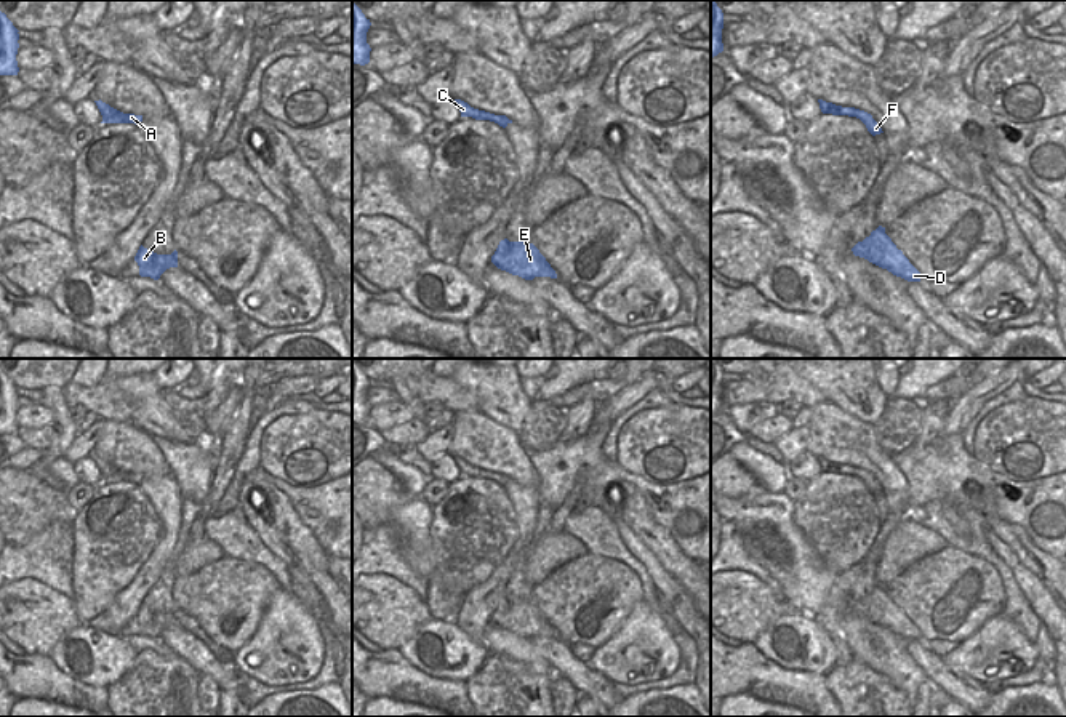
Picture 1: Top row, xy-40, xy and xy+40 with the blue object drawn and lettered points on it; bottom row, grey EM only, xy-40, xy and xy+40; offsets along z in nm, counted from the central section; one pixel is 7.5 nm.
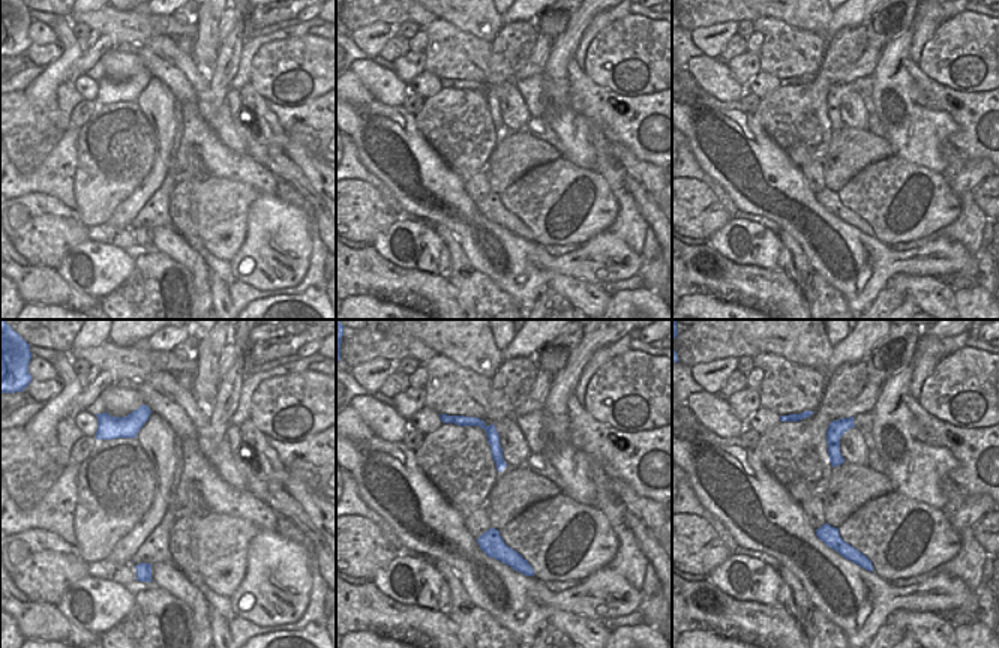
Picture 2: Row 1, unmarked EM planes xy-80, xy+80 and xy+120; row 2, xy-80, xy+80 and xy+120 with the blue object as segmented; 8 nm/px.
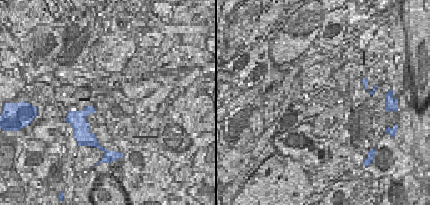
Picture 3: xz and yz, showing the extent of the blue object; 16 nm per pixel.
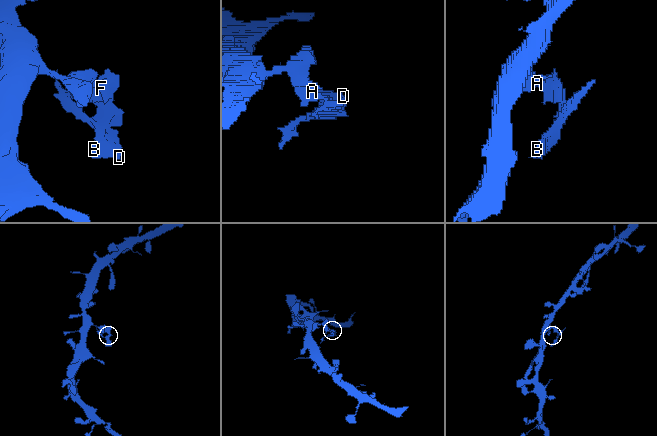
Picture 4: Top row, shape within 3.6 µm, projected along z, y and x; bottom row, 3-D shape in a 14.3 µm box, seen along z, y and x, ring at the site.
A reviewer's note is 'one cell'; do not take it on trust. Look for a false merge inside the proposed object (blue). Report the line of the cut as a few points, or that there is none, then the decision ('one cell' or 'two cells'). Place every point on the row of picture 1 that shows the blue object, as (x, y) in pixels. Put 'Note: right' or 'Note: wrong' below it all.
xy+40 (836, 106), (842, 114) | two cells
Note: wrong

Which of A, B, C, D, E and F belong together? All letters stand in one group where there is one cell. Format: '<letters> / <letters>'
A C / B D E F

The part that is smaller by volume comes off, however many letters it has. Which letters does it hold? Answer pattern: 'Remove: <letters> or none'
Remove: B, D, E, F

